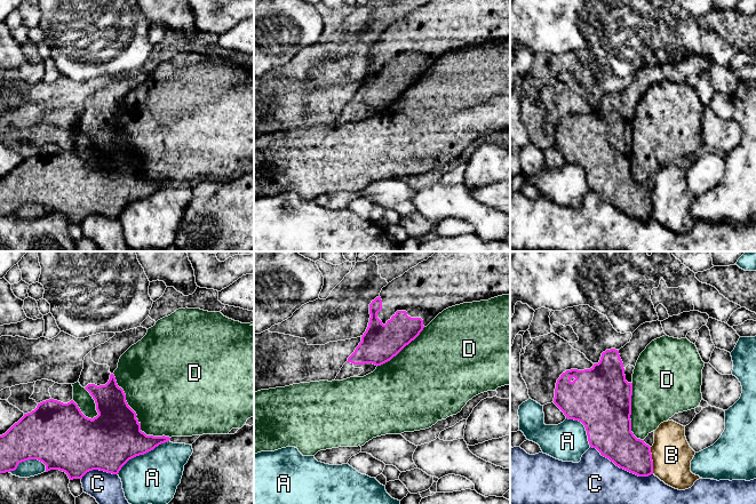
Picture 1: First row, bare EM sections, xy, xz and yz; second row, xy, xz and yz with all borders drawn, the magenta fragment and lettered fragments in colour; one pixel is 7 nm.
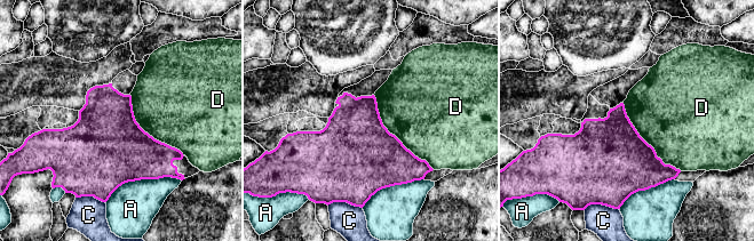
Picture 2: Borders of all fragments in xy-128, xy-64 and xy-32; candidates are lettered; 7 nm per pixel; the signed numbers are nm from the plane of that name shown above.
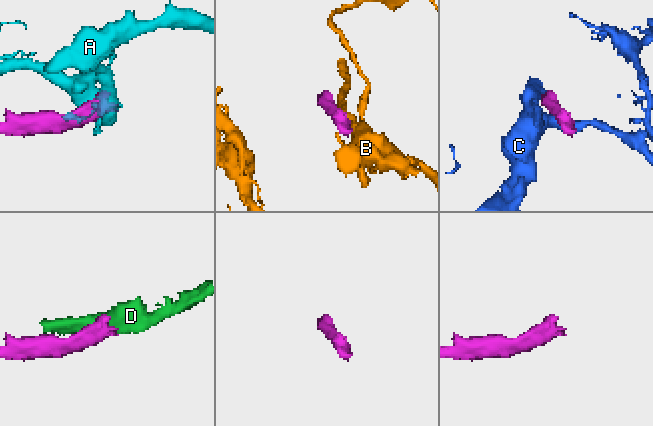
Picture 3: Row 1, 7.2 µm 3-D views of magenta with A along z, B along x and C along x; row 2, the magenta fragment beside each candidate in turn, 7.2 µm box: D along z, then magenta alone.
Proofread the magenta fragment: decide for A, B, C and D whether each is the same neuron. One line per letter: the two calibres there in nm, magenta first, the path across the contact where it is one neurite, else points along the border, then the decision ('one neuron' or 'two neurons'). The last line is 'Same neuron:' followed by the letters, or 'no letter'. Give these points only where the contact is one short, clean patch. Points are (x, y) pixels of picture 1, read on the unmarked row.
A: calibres 380 and 360 nm; two neurons
B: calibres 240 and 280 nm; two neurons
C: calibres 300 and 500 nm; two neurons
D: calibres 380 and 500 nm; two neurons
Same neuron: no letter

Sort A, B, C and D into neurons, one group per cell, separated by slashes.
A / B / C / D

